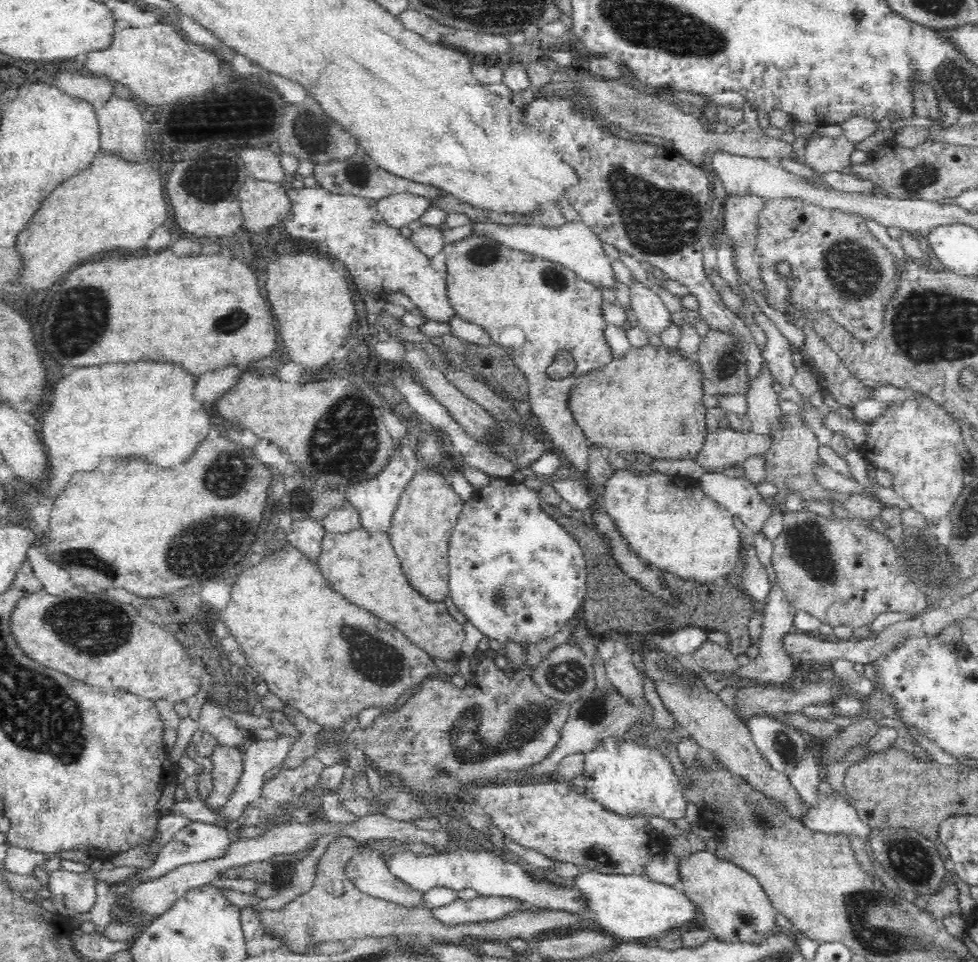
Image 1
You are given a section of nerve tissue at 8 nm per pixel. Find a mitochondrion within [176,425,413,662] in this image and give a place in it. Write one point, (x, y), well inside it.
(232, 470)

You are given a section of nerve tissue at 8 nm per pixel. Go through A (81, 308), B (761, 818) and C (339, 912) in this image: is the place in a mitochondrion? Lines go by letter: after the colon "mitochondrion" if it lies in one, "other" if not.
A: mitochondrion
B: mitochondrion
C: other

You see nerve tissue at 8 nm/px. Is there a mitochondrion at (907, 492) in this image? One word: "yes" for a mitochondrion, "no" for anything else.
no

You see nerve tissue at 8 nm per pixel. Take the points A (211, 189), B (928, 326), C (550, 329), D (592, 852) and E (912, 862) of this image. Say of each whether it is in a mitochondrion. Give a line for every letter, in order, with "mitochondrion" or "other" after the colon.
A: mitochondrion
B: mitochondrion
C: other
D: mitochondrion
E: mitochondrion

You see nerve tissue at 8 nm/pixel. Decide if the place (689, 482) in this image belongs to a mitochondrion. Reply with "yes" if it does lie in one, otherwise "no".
no

